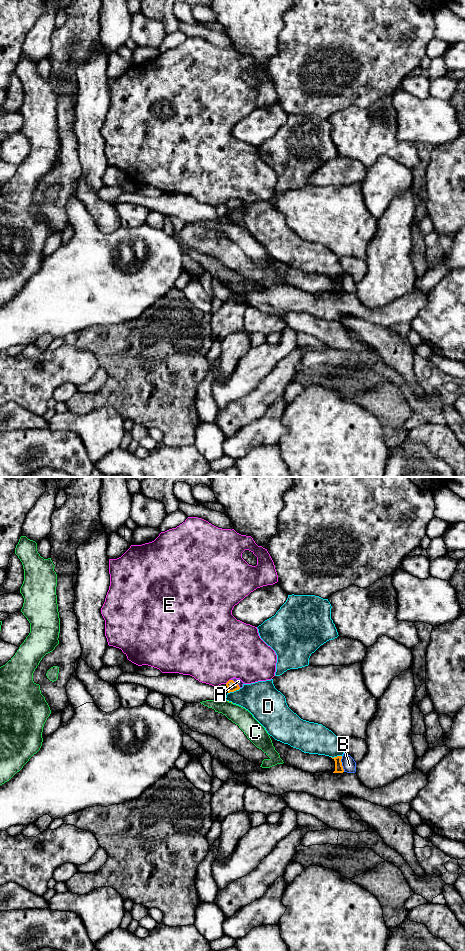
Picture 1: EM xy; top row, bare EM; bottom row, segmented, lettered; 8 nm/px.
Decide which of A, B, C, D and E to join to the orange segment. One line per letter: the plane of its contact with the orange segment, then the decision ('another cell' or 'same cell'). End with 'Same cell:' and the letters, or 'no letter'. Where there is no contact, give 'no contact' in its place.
A: xy | same cell
B: xy | another cell
C: no contact | another cell
D: xy | another cell
E: xy | another cell
Same cell: A

